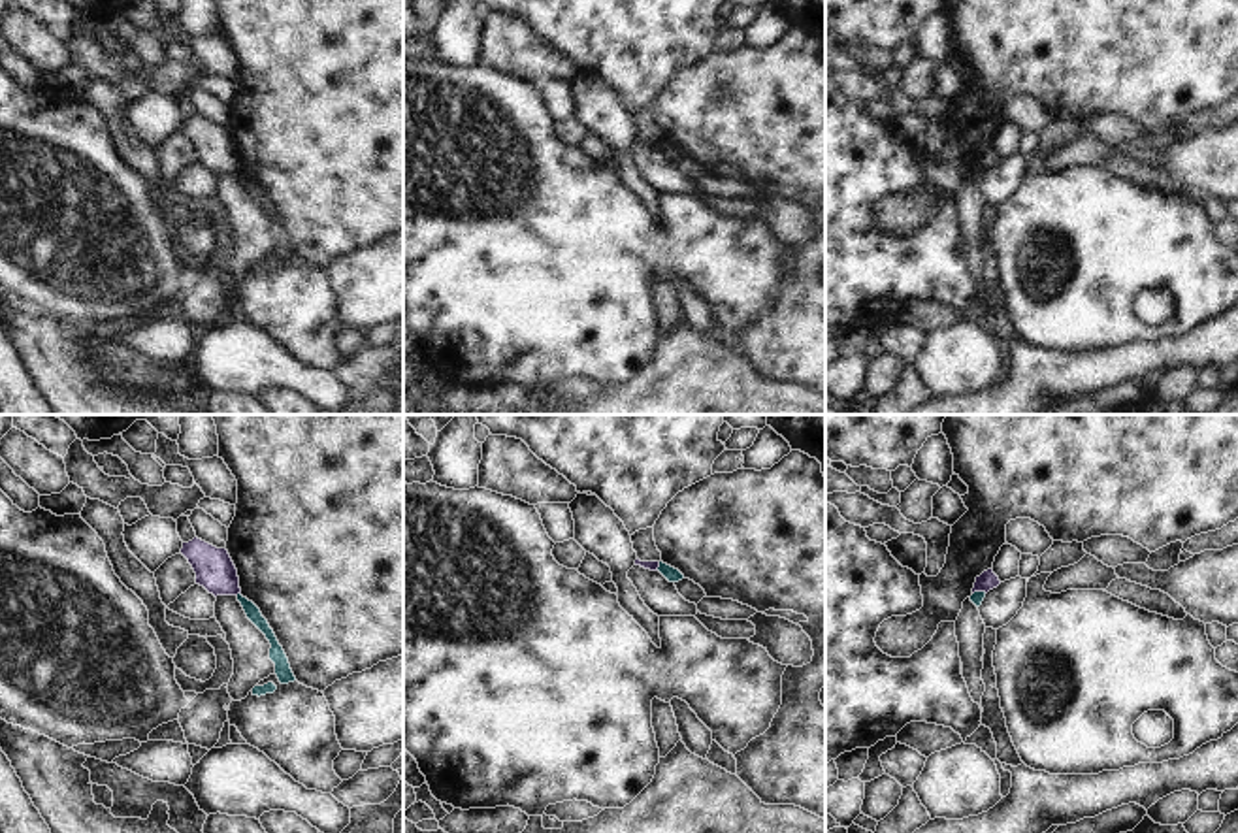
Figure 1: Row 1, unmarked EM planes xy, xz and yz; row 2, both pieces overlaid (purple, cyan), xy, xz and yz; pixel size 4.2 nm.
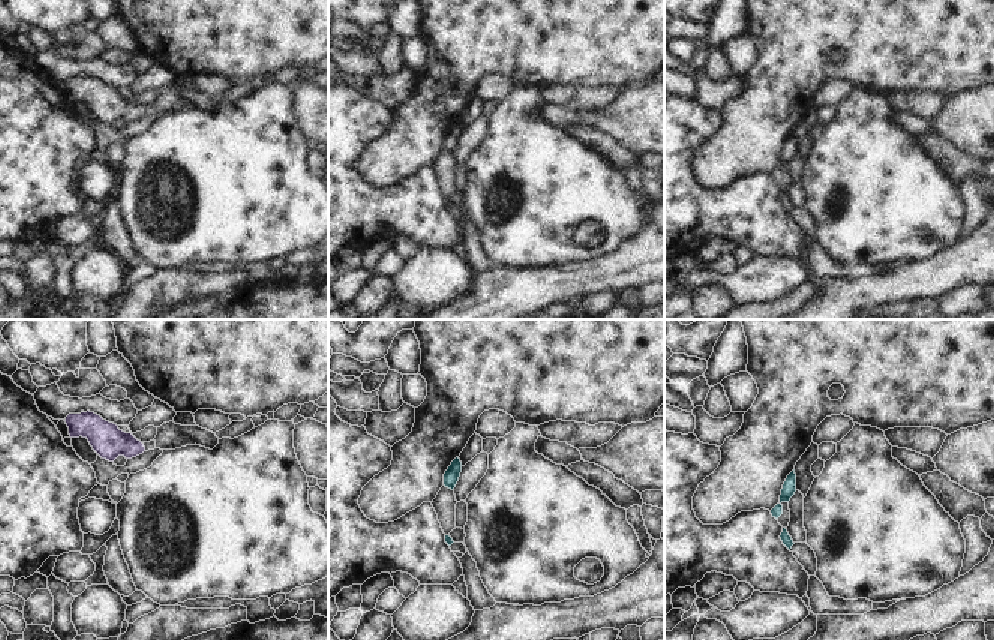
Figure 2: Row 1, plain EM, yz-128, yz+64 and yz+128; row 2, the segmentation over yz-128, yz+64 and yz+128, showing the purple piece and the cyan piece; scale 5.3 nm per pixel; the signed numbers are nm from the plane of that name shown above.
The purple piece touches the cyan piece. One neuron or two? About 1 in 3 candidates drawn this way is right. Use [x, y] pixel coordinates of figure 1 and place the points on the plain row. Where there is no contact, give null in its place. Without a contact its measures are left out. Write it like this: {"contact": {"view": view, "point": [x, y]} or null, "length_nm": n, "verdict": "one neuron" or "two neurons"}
{"contact": {"view": "xy", "point": [238, 170]}, "length_nm": 30, "verdict": "two neurons"}

